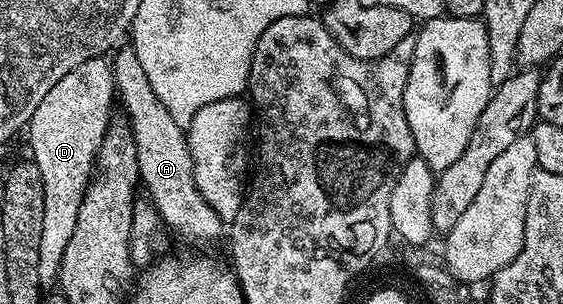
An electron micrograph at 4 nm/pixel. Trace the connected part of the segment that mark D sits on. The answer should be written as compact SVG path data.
M105 58L88 60L83 66L75 66L71 74L63 74L51 91L35 106L35 114L29 119L29 148L31 159L43 173L43 235L39 242L39 278L42 285L56 281L61 274L63 252L67 250L67 242L71 242L71 234L75 234L75 218L79 218L79 206L83 202L85 192L89 189L89 181L95 172L96 153L103 142L105 131L111 123L109 115L113 112L115 102L115 85L110 61Z

